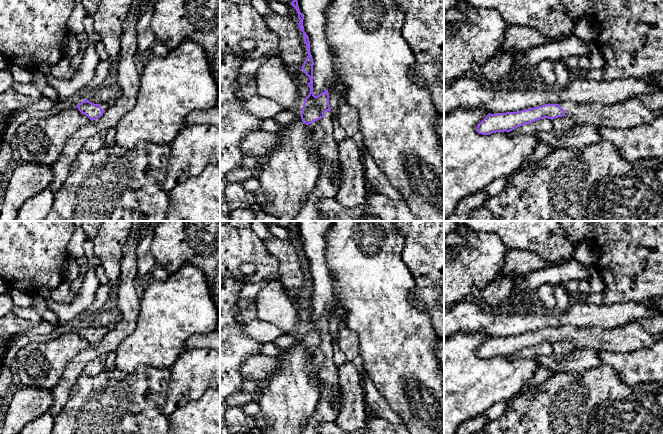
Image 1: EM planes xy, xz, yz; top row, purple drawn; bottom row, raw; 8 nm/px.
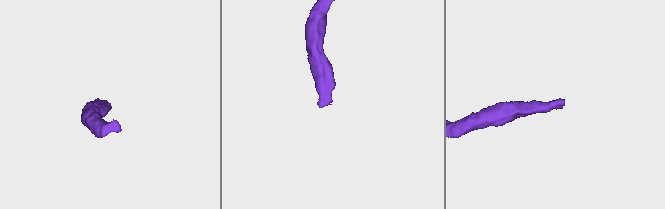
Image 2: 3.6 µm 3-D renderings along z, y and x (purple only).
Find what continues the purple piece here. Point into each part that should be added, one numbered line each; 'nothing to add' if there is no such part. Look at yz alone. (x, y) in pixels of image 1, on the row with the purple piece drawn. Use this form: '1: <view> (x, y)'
1: yz (633, 113)

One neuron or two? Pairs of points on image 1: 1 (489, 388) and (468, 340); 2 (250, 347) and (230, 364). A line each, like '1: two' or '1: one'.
1: one
2: one

